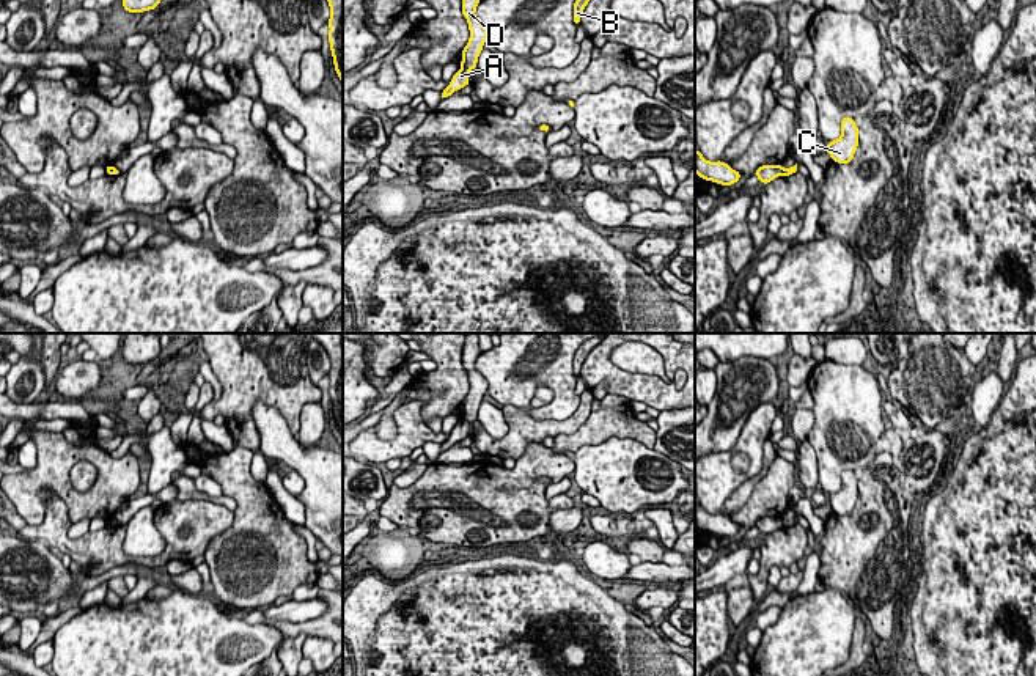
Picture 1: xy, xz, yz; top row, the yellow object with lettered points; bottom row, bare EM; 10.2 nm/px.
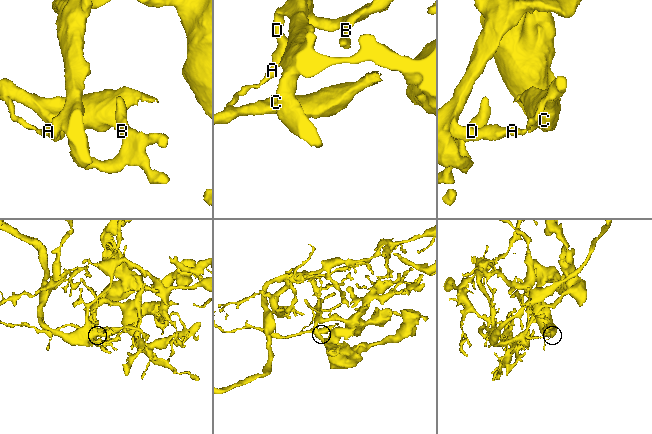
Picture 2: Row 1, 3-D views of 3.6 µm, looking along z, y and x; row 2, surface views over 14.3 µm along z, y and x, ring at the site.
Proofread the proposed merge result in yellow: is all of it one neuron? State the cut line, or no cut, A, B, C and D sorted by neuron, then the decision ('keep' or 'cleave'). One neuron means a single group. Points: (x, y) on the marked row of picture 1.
cut xz (462, 66), (469, 71); groups A C / B D; cleave

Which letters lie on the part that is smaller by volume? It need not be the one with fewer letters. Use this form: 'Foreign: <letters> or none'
Foreign: A, C

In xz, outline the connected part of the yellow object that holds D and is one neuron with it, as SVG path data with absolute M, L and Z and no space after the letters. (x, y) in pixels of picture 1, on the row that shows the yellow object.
M462 0L462 14L468 22L470 39L462 50L461 66L472 71L487 39L487 28L476 19L475 11L481 0Z

